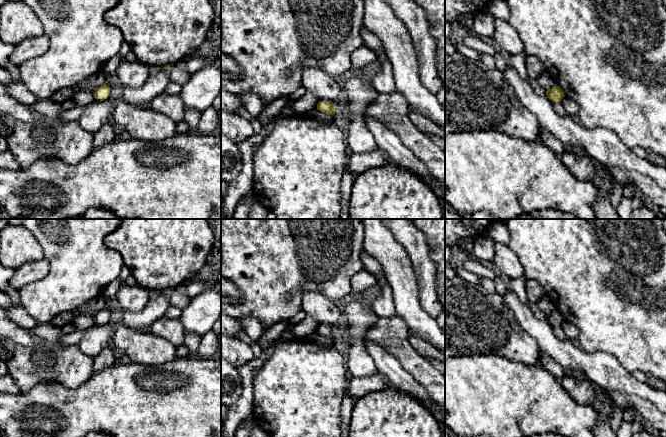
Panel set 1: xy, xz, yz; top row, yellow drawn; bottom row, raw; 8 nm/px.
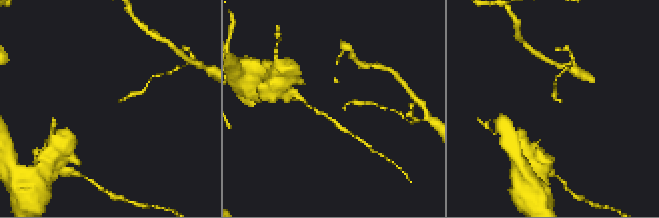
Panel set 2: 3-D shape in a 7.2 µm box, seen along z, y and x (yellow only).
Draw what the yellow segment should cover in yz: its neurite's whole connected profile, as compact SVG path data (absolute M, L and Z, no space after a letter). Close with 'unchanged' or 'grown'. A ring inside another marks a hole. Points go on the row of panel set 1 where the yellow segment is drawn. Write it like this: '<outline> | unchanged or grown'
M555 84L551 89L546 91L547 97L554 102L561 102L562 98L565 97L562 89Z | unchanged

